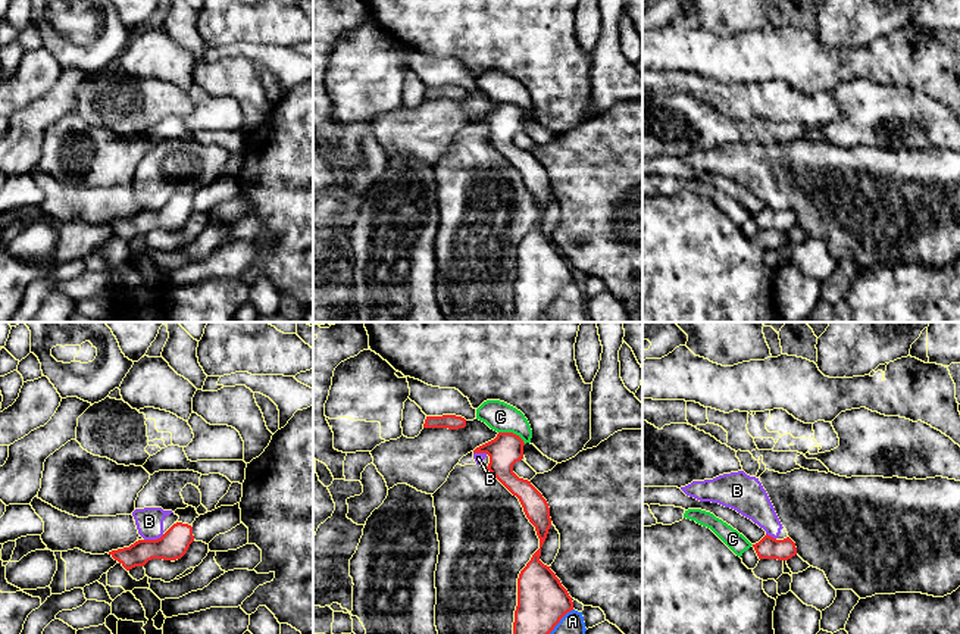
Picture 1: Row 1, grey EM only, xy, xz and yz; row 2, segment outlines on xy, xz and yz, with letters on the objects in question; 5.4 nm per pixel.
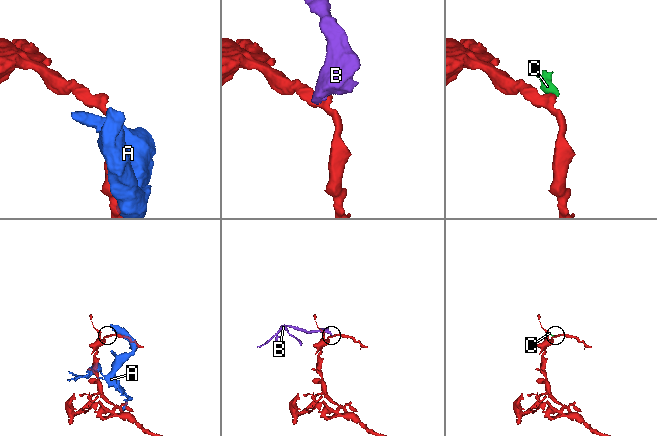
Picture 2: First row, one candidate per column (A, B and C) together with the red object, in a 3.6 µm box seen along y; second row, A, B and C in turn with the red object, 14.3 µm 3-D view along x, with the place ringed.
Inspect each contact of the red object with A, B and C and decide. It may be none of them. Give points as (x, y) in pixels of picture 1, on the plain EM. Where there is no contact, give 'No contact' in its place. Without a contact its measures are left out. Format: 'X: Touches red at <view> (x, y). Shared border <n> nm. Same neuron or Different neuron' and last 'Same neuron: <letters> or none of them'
A: Touches red at xz (553, 299). Shared border 300 nm. Different neuron
B: Touches red at xy (153, 211). Shared border 120 nm. Different neuron
C: Touches red at xz (512, 103). Shared border 170 nm. Different neuron
Same neuron: none of them

